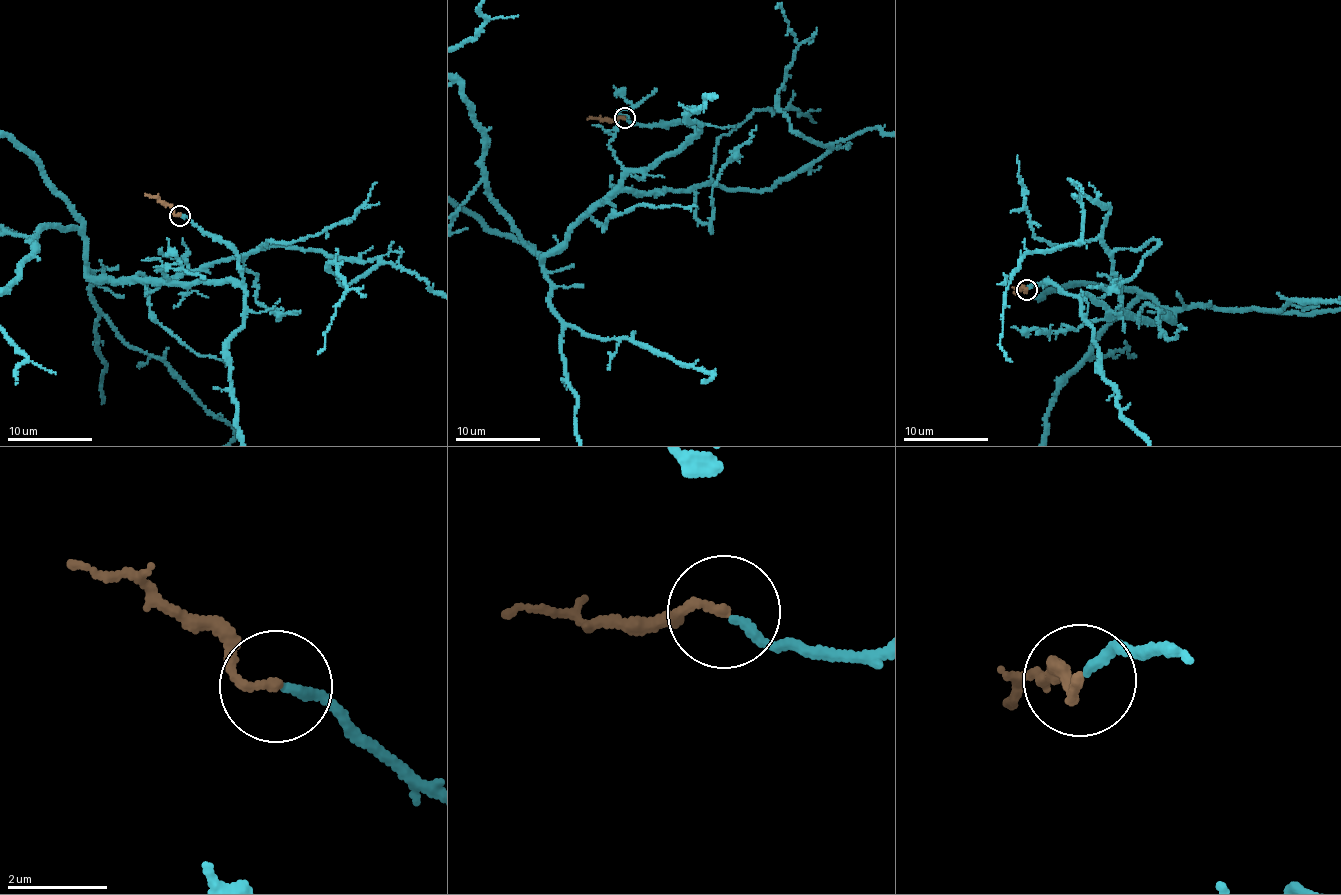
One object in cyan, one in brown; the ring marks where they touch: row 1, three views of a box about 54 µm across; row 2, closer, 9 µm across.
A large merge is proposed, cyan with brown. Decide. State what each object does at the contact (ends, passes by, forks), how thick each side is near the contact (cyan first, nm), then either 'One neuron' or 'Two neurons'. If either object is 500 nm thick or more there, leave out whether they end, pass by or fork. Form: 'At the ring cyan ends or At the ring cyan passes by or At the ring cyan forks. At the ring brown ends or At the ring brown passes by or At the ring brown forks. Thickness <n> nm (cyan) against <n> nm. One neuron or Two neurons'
At the ring cyan ends. At the ring brown ends. Thickness 180 nm (cyan) against 180 nm. One neuron

